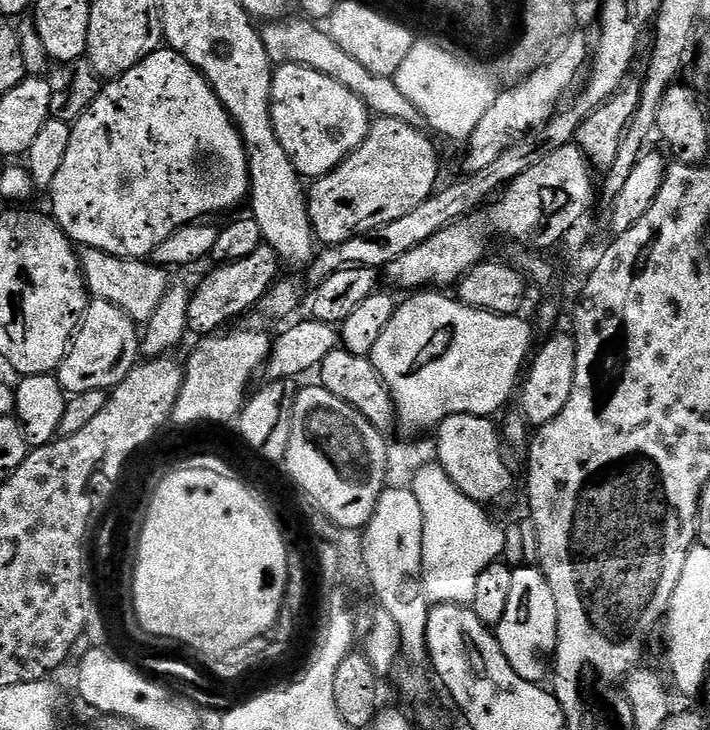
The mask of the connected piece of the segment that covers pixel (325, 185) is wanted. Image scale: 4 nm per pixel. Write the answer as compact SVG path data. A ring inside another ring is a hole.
M381 116L373 119L367 138L333 172L319 177L313 183L316 185L307 189L308 213L317 241L324 246L350 242L350 238L358 238L366 234L366 230L386 226L386 222L394 222L402 218L402 214L410 214L410 210L432 197L438 188L436 179L440 176L440 156L431 138L427 131L410 126L398 118Z

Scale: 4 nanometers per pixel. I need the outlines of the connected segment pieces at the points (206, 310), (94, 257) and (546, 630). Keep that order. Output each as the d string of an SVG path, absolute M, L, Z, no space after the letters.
M265 243L260 244L254 254L246 254L246 258L229 264L216 264L213 272L200 285L195 285L188 303L189 333L197 332L195 335L200 338L213 335L217 330L236 322L231 320L238 319L243 312L255 309L281 275L280 268L280 256Z
M81 247L78 255L84 285L95 299L118 306L137 325L143 326L148 323L154 310L158 310L170 283L169 273L165 269L144 258L128 260L125 256L106 254L97 248Z
M520 566L511 579L510 598L507 599L506 612L500 624L494 628L494 635L506 662L526 682L540 684L549 675L550 657L556 650L556 627L558 626L558 606L554 606L554 594L550 582L540 572L539 567Z

